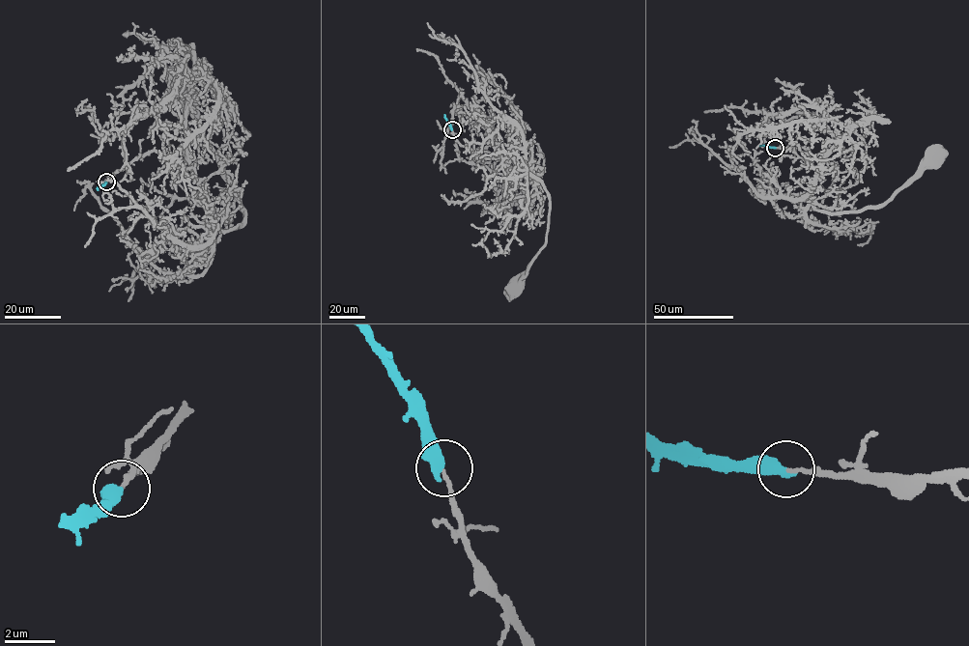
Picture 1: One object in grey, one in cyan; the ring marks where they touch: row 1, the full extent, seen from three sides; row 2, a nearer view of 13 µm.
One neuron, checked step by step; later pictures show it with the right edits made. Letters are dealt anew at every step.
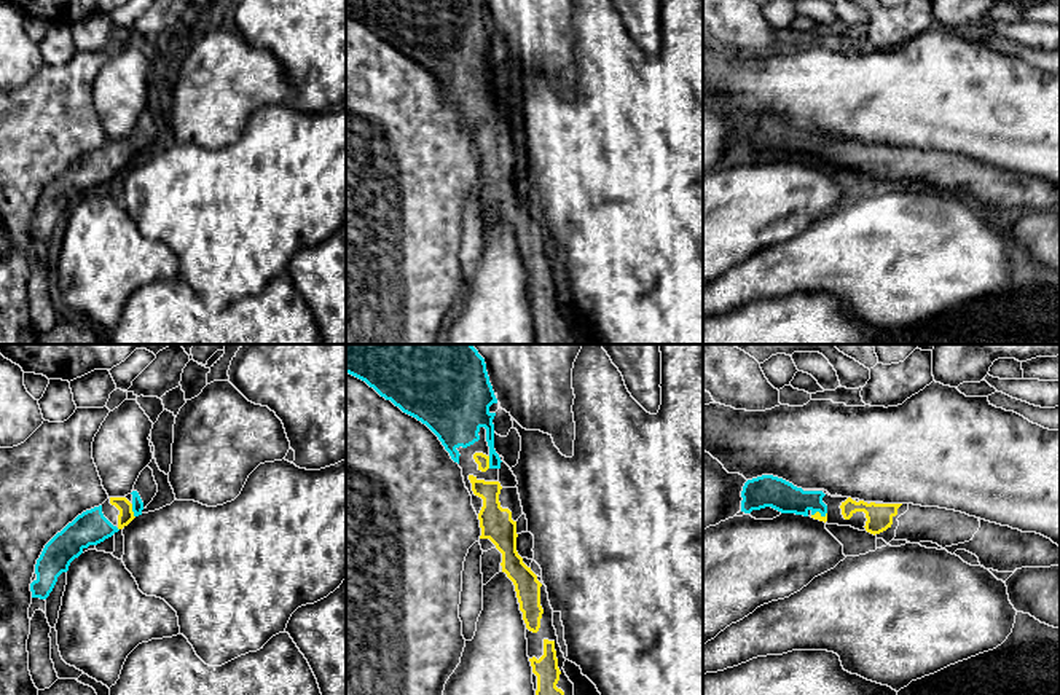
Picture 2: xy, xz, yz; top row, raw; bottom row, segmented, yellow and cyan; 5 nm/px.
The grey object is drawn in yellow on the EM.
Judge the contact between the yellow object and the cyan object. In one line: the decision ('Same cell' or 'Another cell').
Same cell

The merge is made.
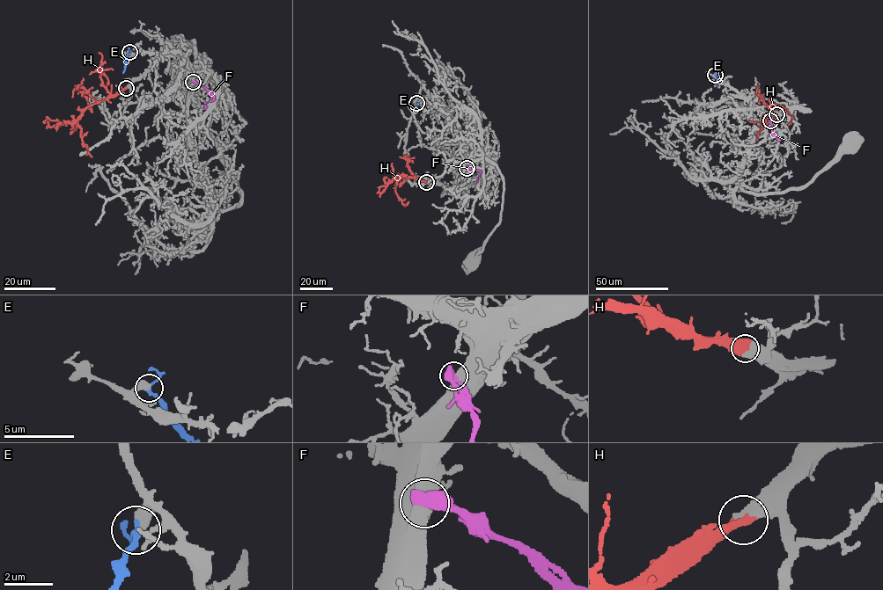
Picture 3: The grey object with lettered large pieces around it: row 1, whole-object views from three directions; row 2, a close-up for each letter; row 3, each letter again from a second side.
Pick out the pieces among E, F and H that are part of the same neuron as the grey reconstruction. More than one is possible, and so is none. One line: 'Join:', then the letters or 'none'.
Join: E, H

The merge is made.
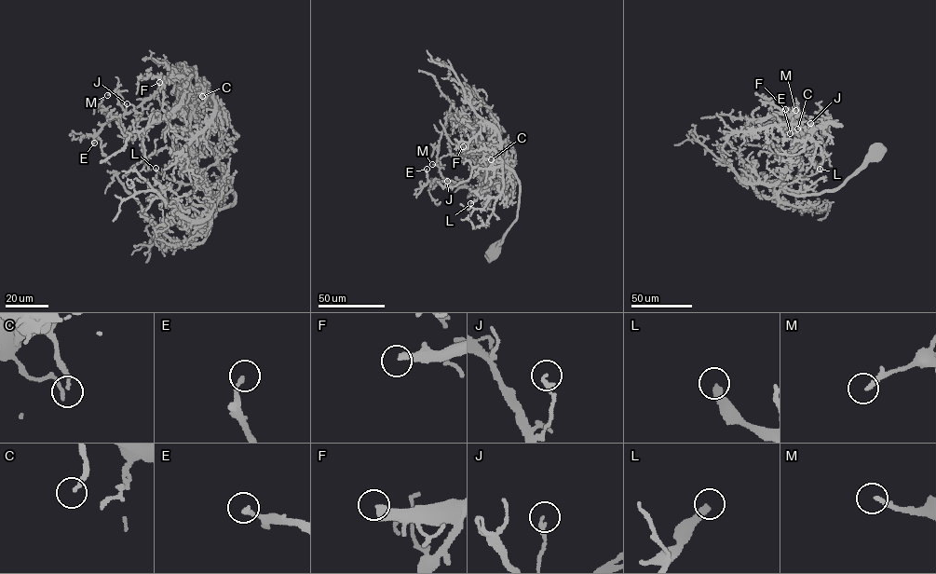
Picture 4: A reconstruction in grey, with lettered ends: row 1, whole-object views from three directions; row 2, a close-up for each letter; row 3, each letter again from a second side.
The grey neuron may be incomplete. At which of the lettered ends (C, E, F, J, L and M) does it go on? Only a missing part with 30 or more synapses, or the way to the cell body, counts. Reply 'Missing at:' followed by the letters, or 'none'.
Missing at: C, F, L

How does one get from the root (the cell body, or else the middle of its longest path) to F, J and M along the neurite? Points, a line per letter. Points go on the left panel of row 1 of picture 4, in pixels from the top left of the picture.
F: (186, 104), (231, 184), (230, 205), (213, 205), (196, 162), (197, 89), (185, 79), (159, 82)
J: (186, 104), (230, 205), (213, 205), (196, 162), (193, 72), (127, 103)
M: (186, 104), (231, 184), (230, 205), (213, 205), (196, 162), (190, 70), (174, 69), (129, 113), (107, 95)

